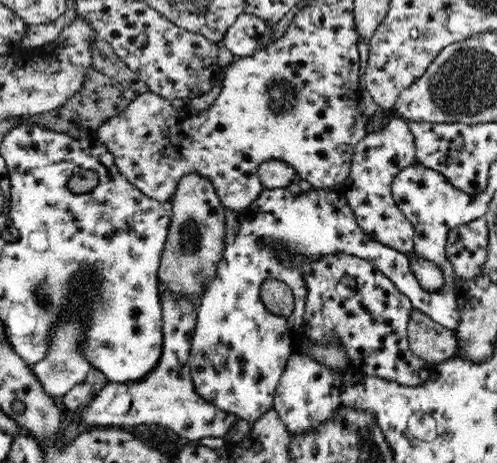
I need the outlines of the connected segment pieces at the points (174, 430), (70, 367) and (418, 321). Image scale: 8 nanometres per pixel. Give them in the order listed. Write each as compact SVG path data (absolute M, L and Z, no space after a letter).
M158 286L160 292L160 303L162 303L163 318L163 349L156 366L150 369L142 378L127 383L110 383L97 392L91 405L85 410L81 417L82 427L125 427L134 430L137 427L150 426L164 428L164 431L174 434L181 441L200 441L200 438L212 436L221 440L228 432L237 416L232 413L221 411L217 406L208 404L202 400L194 390L191 379L191 368L189 365L191 340L197 324L197 309L192 300L185 298L173 298L173 294Z
M76 314L70 318L66 316L64 324L56 324L50 332L50 350L48 350L46 358L34 365L29 365L30 372L51 397L64 396L73 386L85 382L84 378L90 370L91 366L84 360L82 352L79 350L80 338L84 338L80 321L83 320L79 320L79 314Z
M415 308L408 322L408 340L412 352L432 365L454 357L457 352L455 331L436 324Z

